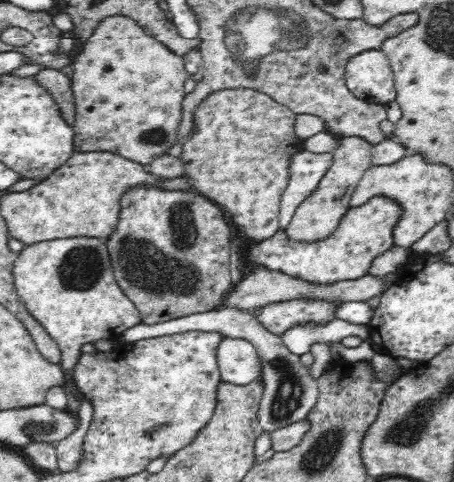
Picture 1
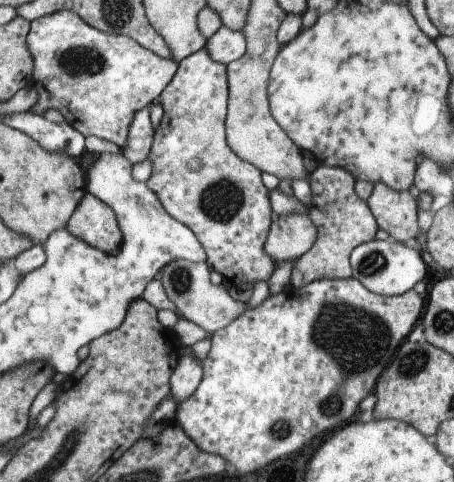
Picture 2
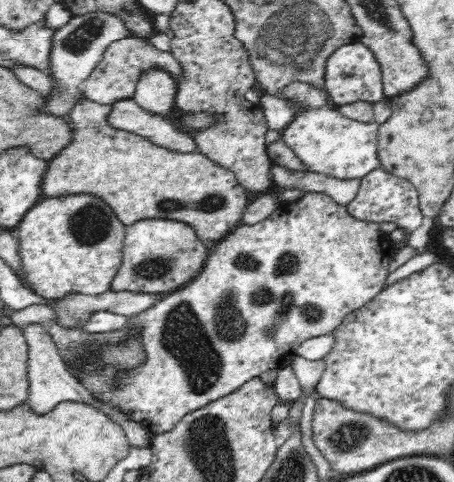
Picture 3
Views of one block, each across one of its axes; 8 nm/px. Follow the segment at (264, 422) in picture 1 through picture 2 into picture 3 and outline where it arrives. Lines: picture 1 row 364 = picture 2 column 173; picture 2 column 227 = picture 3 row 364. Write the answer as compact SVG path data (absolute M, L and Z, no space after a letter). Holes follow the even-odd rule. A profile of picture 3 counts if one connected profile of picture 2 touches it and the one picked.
M296 356L292 360L294 364L294 374L296 374L296 380L300 384L300 398L292 404L292 408L288 410L288 416L292 420L292 426L298 426L300 422L300 416L302 416L302 410L304 410L304 404L308 400L308 396L312 396L316 392L316 386L324 374L324 360L306 360L302 356Z

